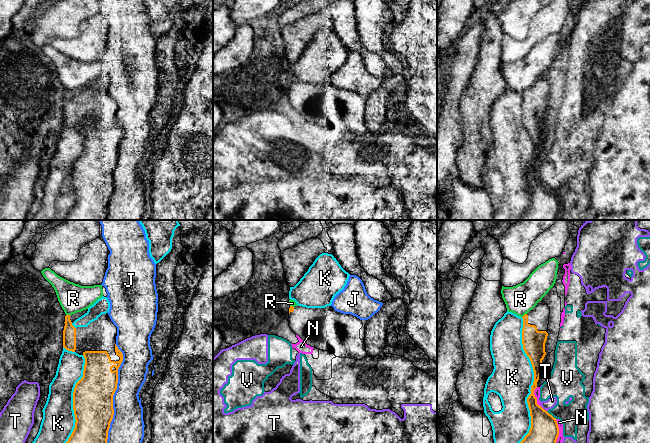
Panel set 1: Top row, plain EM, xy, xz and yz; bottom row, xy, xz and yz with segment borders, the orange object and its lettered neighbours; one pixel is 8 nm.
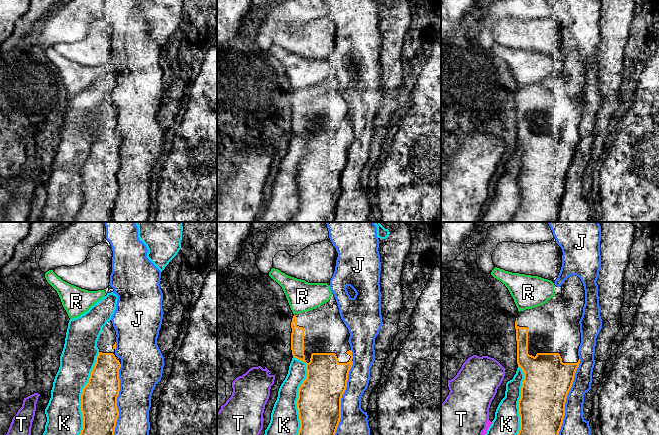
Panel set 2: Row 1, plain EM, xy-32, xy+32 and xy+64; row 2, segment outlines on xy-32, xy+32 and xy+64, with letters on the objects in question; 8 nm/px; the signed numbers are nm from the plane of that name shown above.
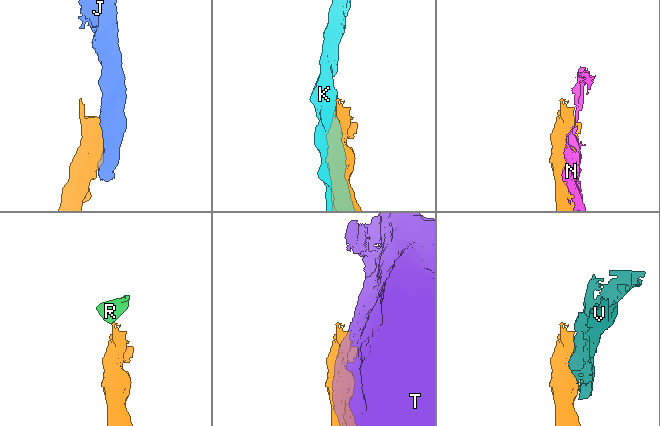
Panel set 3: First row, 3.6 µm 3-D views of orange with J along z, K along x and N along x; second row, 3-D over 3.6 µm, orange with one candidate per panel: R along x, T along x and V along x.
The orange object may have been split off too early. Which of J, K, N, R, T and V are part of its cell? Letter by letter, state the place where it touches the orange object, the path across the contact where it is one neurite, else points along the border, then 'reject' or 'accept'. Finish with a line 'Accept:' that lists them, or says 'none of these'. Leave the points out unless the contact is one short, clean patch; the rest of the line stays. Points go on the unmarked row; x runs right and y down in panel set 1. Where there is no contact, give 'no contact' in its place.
J: contact xy (113, 170); reject
K: contact yz (534, 156); reject
N: contact yz (535, 173); reject
R: contact yz (524, 91); reject
T: contact yz (542, 184); reject
V: contact yz (550, 190); reject
Accept: none of these

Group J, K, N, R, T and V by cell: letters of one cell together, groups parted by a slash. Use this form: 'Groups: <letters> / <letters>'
Groups: J / K / N T V / R

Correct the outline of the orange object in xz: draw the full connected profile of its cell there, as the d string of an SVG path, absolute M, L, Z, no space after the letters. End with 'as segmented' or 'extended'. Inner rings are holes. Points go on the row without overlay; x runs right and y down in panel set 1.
M290 82L288 97L291 106L311 123L340 134L361 136L367 132L364 120L367 96L337 88L332 82Z; extended

